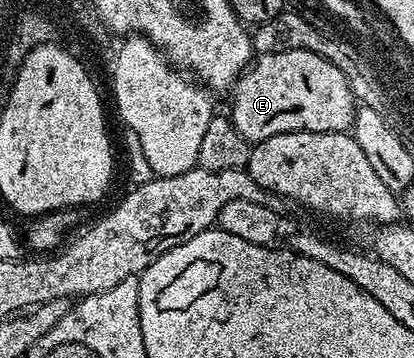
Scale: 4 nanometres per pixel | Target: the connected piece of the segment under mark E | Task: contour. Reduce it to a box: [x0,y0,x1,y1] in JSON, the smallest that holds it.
[230,49,358,143]

